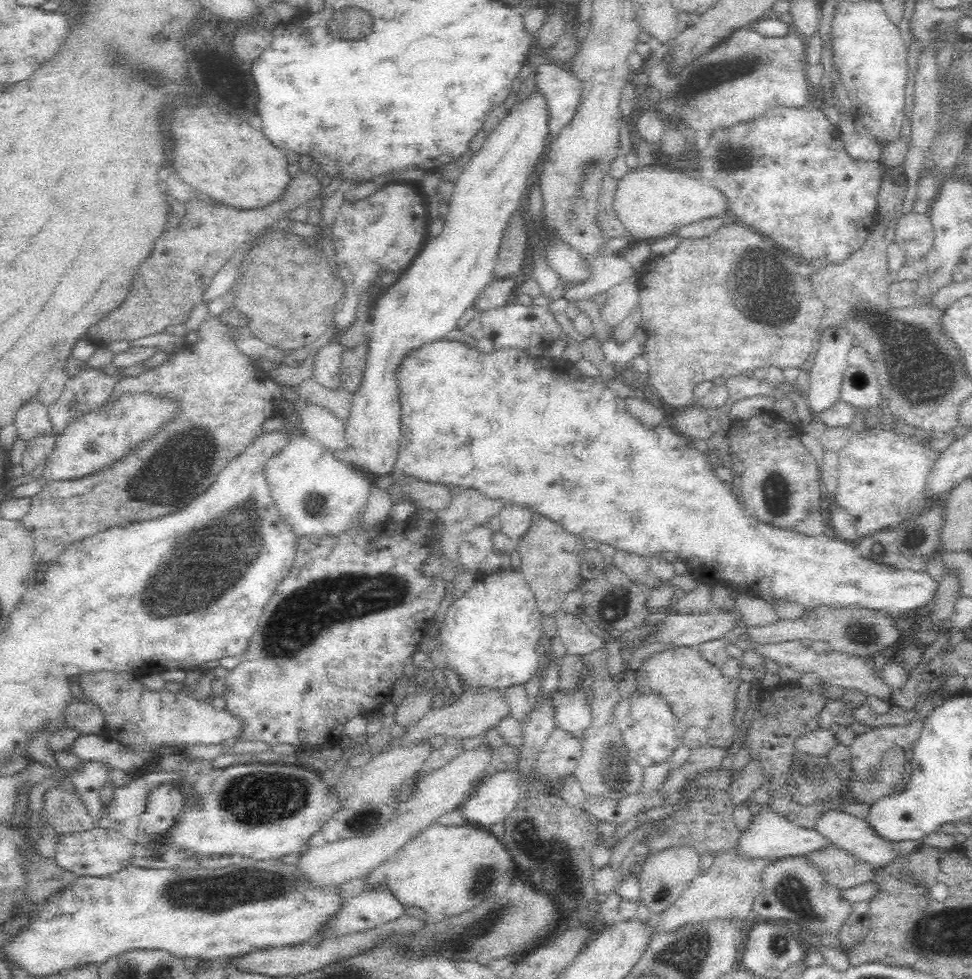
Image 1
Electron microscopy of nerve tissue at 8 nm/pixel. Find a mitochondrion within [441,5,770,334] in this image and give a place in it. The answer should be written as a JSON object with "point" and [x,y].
{"point":[731,70]}

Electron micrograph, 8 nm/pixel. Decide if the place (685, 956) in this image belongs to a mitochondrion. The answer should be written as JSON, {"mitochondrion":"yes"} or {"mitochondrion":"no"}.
{"mitochondrion":"yes"}

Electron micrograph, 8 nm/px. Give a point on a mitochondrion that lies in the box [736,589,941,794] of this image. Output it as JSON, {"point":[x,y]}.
{"point":[862,631]}

